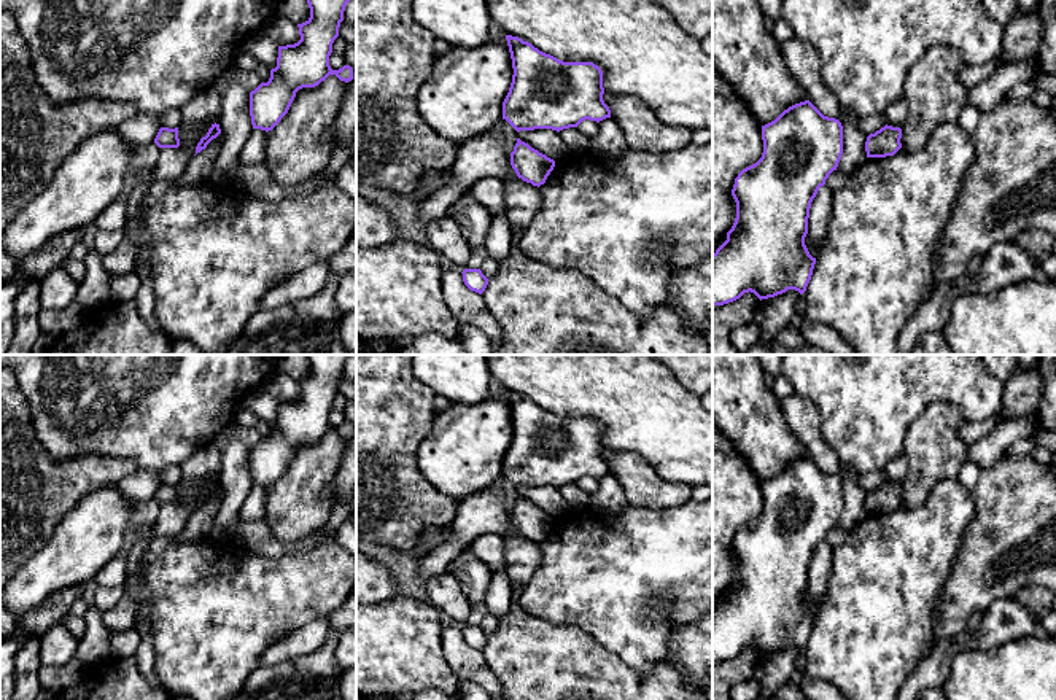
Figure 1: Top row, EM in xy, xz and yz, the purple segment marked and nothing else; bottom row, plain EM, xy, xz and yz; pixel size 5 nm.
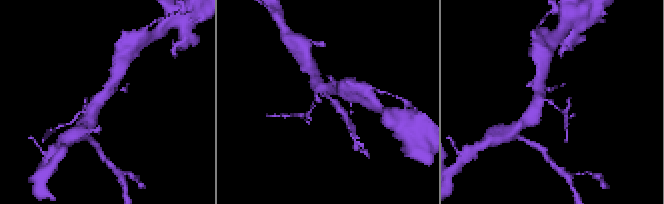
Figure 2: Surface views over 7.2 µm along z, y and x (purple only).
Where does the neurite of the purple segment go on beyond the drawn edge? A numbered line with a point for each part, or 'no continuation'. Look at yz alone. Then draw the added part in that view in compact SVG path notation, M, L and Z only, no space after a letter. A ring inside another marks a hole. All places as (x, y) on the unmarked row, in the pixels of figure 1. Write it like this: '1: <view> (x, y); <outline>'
no continuation

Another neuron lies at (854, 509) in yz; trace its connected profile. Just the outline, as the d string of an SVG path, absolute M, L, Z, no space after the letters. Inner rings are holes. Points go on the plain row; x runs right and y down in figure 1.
M841 465L843 471L843 511L838 527L846 533L867 517L865 498L867 490L859 484L859 472L848 465Z

